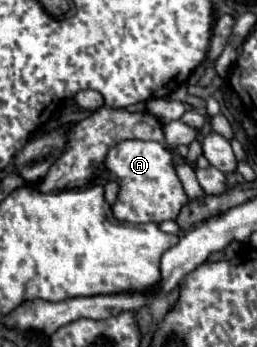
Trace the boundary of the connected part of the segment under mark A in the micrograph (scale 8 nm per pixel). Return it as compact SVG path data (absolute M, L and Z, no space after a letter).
M125 140L109 150L105 166L119 182L119 198L113 204L113 214L123 222L163 222L177 220L187 204L187 194L175 174L175 160L171 152L159 142Z

